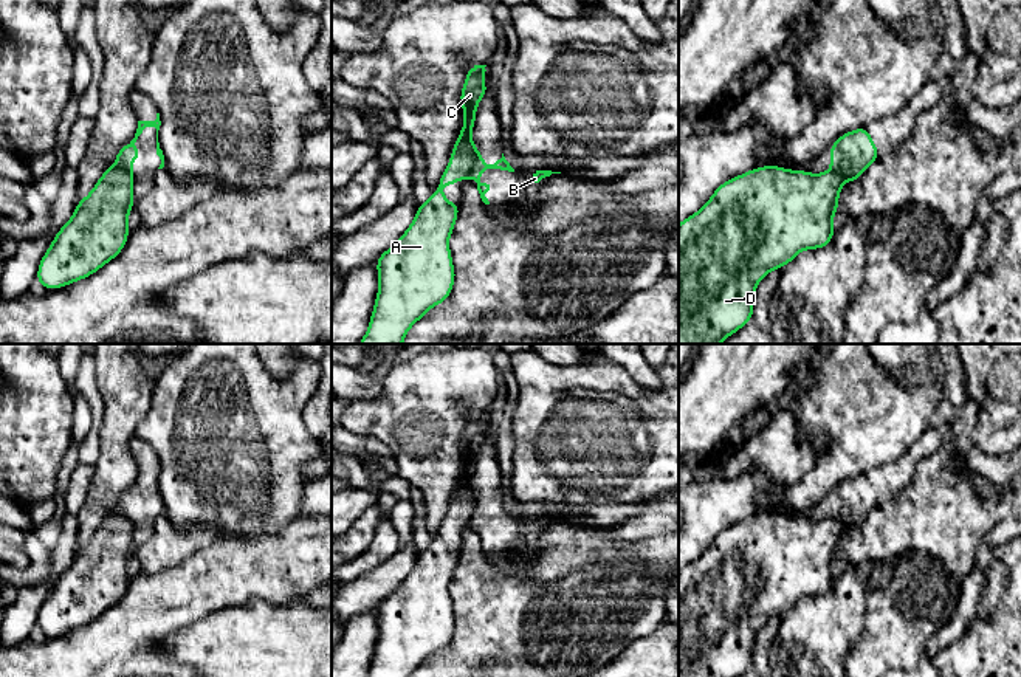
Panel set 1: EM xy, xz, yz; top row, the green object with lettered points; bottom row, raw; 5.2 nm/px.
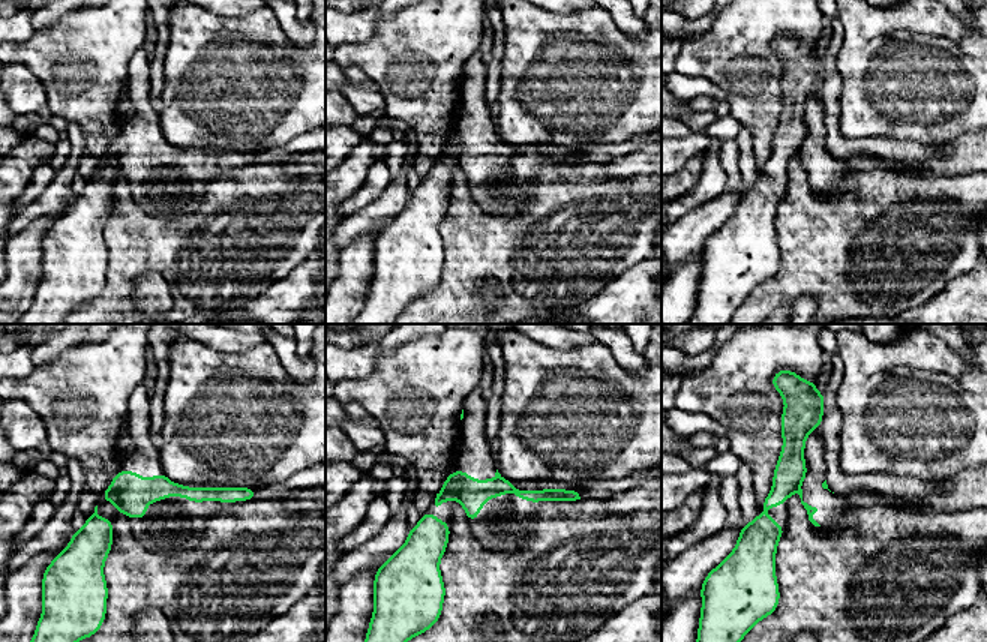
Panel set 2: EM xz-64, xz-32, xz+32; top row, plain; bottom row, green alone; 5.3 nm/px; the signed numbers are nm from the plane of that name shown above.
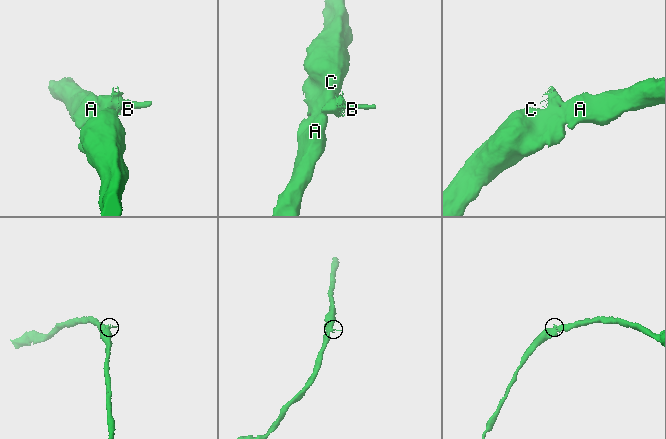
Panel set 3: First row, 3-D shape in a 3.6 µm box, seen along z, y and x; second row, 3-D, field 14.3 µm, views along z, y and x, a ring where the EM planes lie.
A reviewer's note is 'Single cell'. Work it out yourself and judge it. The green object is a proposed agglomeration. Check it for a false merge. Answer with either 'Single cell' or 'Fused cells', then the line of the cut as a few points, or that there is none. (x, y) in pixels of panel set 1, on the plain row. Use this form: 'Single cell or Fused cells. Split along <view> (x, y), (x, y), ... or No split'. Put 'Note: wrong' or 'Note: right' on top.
Note: wrong
Fused cells. Split along xz (476, 494), (467, 521)

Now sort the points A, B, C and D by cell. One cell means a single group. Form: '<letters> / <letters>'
A C D / B

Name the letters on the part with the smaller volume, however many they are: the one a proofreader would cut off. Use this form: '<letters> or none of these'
B

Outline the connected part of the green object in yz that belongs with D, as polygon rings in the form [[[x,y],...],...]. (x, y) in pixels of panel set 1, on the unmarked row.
[[[761,513],[724,528],[703,555],[679,572],[679,677],[741,677],[755,663],[758,631],[773,617],[784,615],[804,596],[830,592],[834,561],[844,522],[812,521],[779,513]]]

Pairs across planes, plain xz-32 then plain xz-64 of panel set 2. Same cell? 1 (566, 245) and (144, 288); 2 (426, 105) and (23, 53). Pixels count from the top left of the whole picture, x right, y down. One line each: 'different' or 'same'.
1: different
2: same

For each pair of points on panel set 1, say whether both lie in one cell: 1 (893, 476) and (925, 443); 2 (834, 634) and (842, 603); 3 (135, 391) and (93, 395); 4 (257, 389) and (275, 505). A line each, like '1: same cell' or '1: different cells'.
1: same cell
2: same cell
3: different cells
4: same cell

